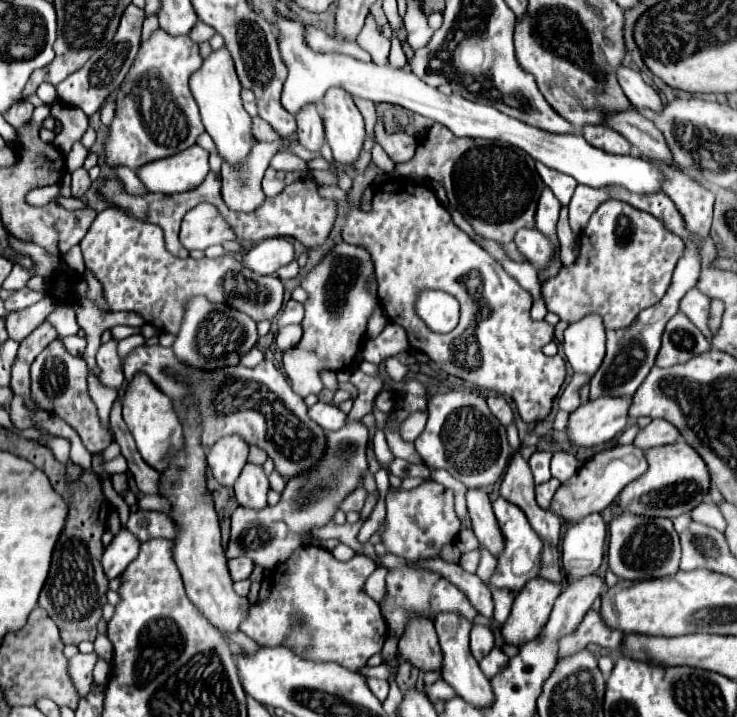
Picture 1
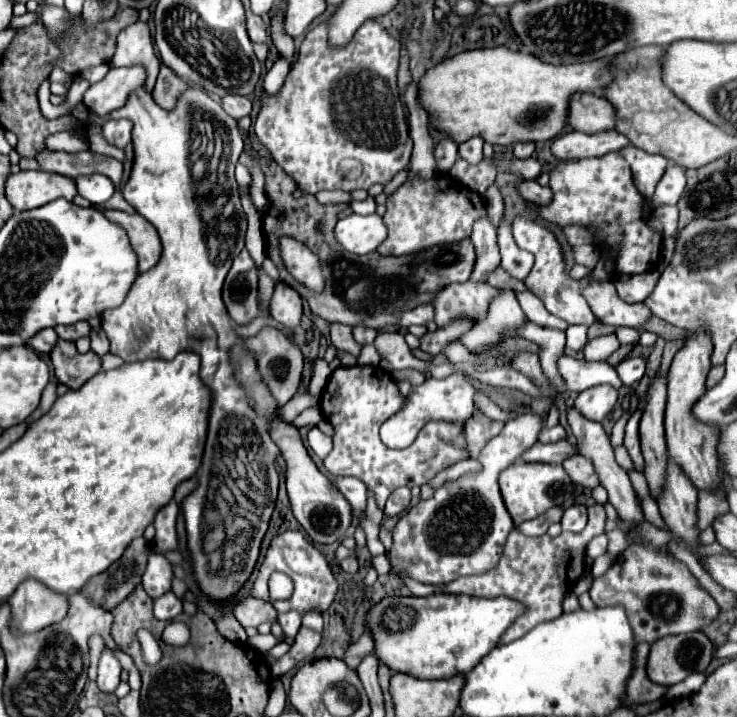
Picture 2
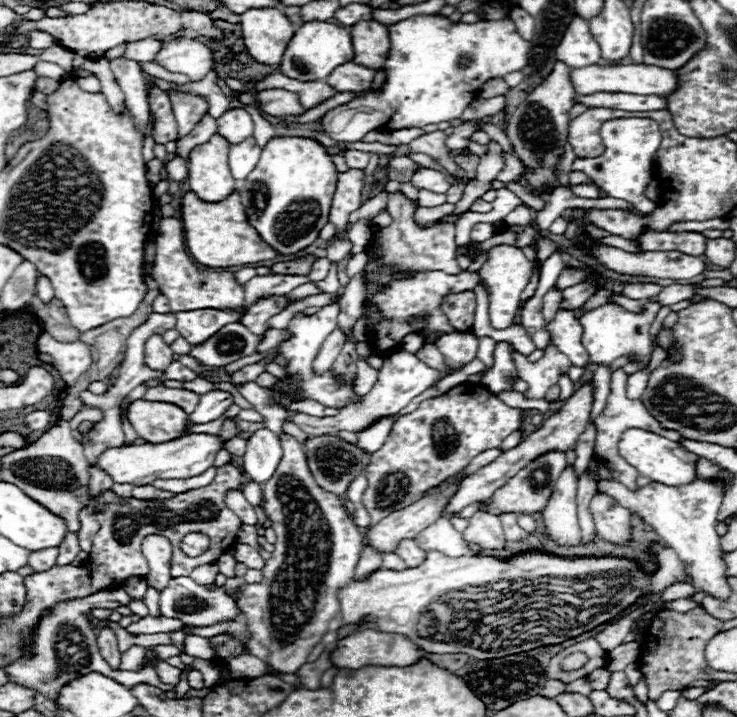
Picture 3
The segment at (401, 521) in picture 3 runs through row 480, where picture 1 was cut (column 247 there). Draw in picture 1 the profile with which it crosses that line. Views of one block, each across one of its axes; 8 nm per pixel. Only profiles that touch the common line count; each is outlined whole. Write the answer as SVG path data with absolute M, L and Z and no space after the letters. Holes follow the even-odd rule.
M240 436L220 438L208 452L208 466L222 486L232 486L248 458L248 444Z

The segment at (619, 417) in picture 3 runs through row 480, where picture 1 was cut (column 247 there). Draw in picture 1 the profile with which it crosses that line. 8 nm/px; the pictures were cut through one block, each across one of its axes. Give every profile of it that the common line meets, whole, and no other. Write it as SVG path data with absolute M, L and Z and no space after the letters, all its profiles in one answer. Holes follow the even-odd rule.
M304 544L300 546L284 564L274 568L272 572L272 592L270 598L260 604L252 606L248 618L240 624L240 630L256 640L260 646L288 646L292 652L298 652L298 656L304 656L308 660L316 662L336 662L352 672L358 672L366 660L382 650L382 644L386 642L388 628L380 614L380 606L362 592L362 586L366 578L376 570L376 564L356 554L348 562L340 562L332 556L330 550Z

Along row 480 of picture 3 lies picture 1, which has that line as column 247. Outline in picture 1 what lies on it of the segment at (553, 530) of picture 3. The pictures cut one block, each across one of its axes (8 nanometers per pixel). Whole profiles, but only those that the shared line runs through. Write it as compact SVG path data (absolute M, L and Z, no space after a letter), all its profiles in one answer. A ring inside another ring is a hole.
M240 556L240 558L228 560L228 570L230 570L232 580L236 582L236 580L248 578L248 576L252 574L252 570L254 570L254 564L252 564L252 560L248 560L246 556Z

